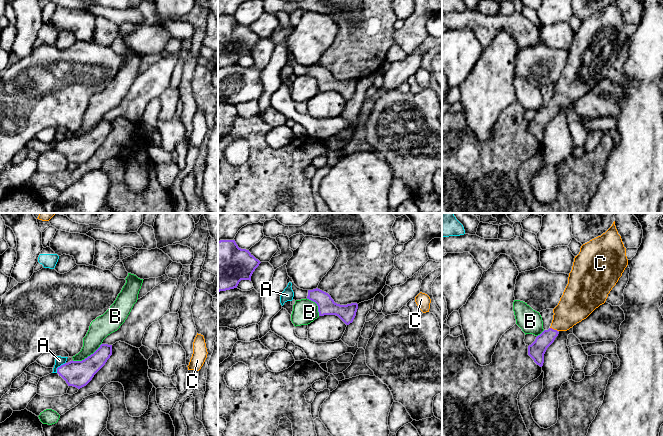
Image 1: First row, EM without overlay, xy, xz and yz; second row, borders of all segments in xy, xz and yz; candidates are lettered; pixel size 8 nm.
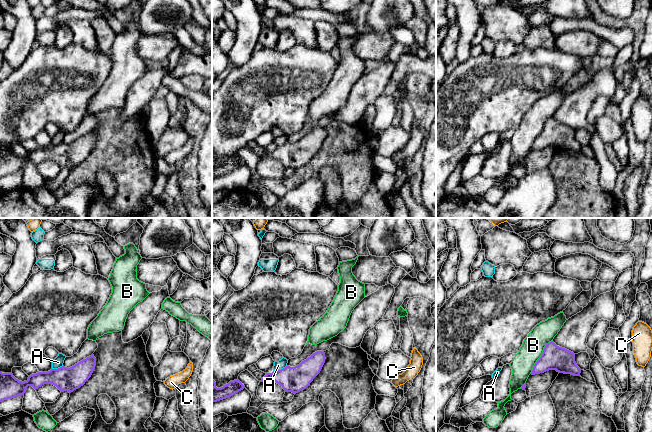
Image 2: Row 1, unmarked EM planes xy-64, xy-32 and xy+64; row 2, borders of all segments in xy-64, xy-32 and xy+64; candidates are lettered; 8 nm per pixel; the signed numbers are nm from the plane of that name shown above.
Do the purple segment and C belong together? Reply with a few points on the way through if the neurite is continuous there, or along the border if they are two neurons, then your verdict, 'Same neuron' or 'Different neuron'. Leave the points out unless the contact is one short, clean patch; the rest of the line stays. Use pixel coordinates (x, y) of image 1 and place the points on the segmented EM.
Path across: yz (537, 349), (553, 329), (574, 306). Same neuron

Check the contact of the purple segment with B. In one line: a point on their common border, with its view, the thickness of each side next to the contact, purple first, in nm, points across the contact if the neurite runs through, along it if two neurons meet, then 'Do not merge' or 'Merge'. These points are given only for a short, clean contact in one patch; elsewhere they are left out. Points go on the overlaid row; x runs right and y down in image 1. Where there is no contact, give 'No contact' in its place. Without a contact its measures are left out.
Touches purple at xy (88, 356). Thickness 220 nm (purple) against 170 nm. Do not merge

